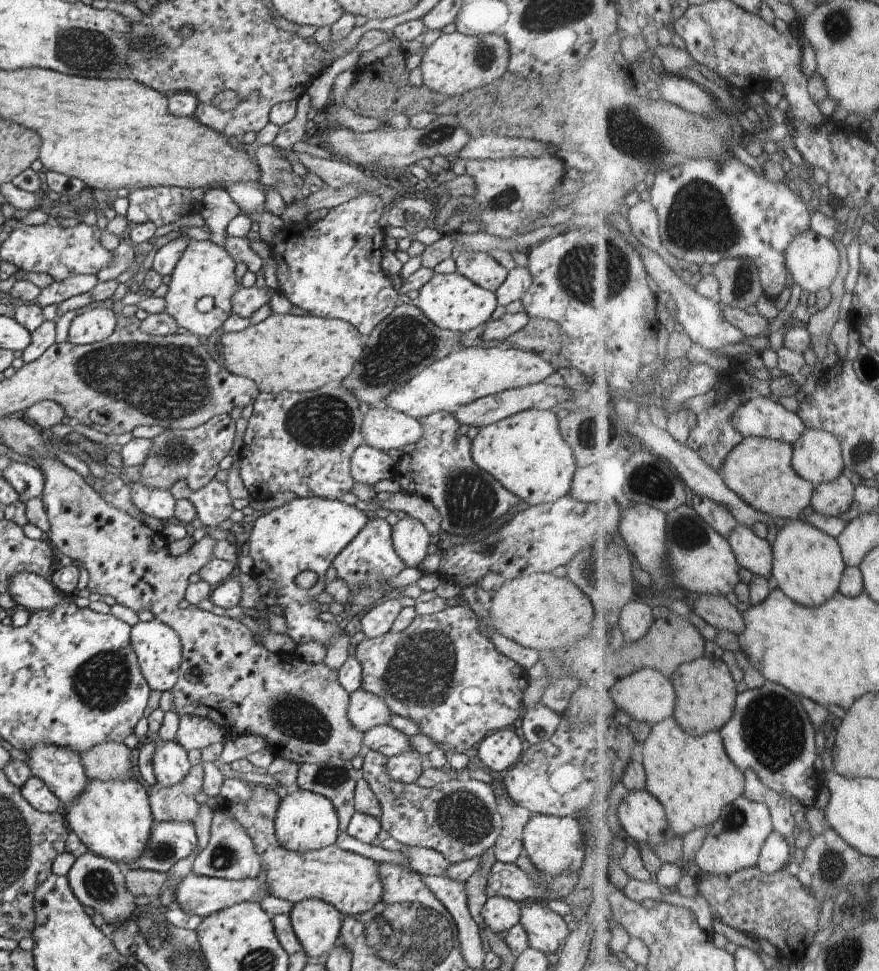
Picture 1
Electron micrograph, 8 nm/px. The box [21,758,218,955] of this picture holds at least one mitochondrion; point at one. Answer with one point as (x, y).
(99, 884)

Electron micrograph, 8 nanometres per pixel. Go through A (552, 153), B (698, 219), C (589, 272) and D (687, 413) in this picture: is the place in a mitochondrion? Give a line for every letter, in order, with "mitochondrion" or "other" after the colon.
A: other
B: mitochondrion
C: mitochondrion
D: other

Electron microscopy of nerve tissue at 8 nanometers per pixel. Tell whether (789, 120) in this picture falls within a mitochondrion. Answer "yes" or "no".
no

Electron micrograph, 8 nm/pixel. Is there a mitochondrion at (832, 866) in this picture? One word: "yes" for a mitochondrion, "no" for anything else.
yes

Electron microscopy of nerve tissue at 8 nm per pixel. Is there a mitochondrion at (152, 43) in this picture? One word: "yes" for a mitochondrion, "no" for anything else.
yes

